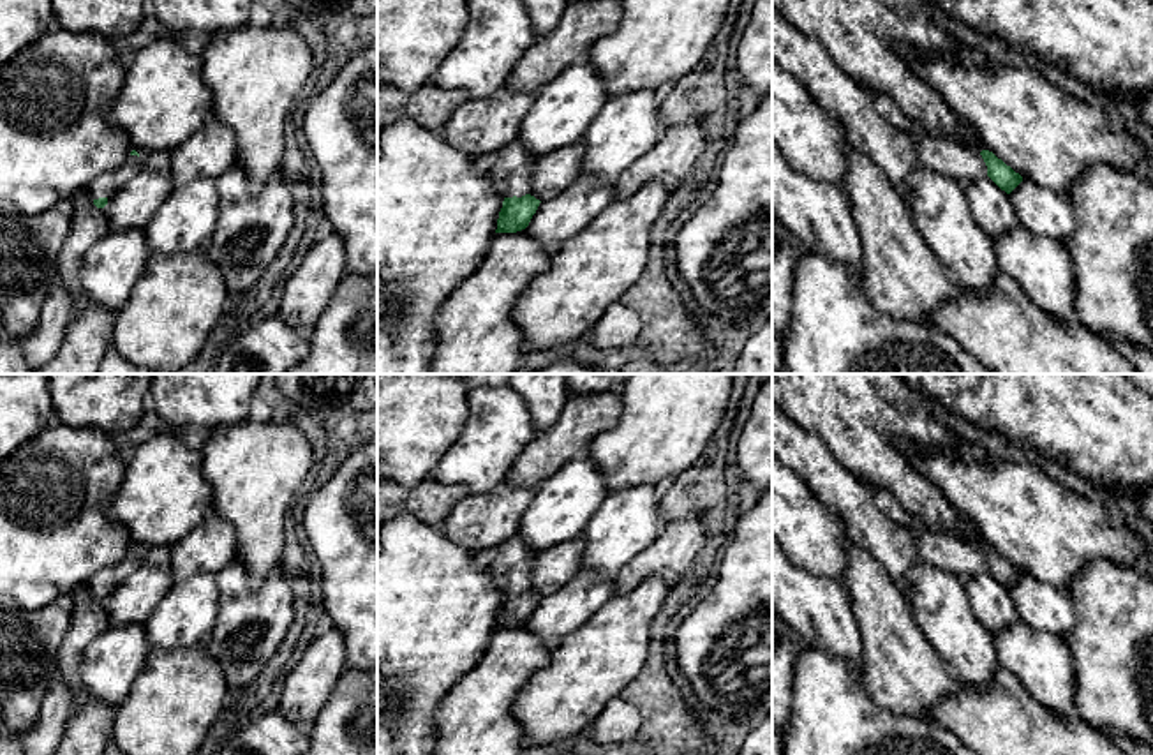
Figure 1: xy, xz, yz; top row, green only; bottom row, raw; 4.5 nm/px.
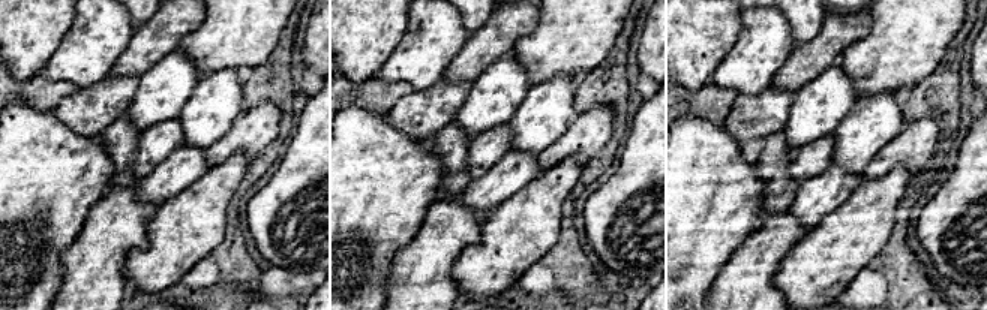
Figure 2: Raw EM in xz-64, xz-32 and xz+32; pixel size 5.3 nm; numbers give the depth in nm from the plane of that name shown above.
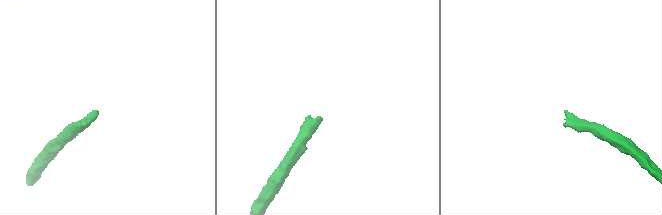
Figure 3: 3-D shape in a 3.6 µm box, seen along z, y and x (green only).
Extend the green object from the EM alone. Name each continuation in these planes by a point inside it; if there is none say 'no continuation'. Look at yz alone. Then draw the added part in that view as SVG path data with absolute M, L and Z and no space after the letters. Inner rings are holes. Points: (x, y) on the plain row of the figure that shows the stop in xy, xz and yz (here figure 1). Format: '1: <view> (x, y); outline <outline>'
1: yz (949, 553); outline M869 485L867 489L887 519L910 527L917 534L917 550L922 561L961 580L987 572L987 561L975 542L913 522L889 490Z

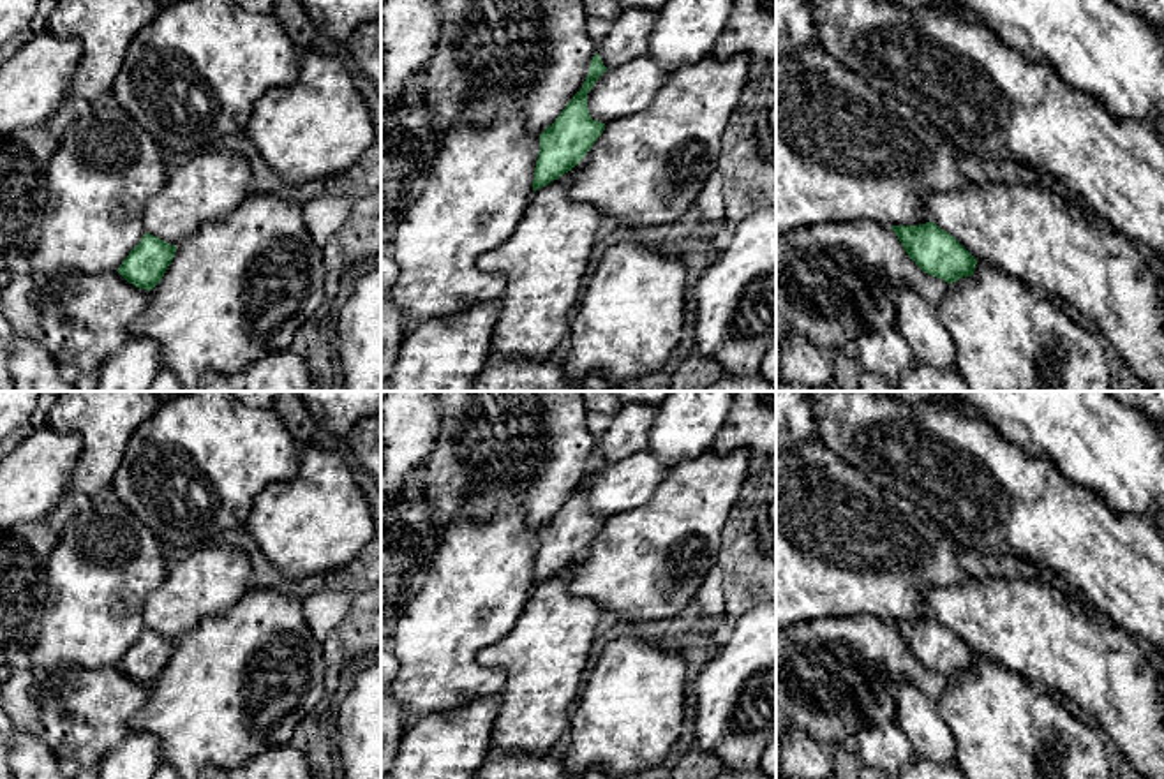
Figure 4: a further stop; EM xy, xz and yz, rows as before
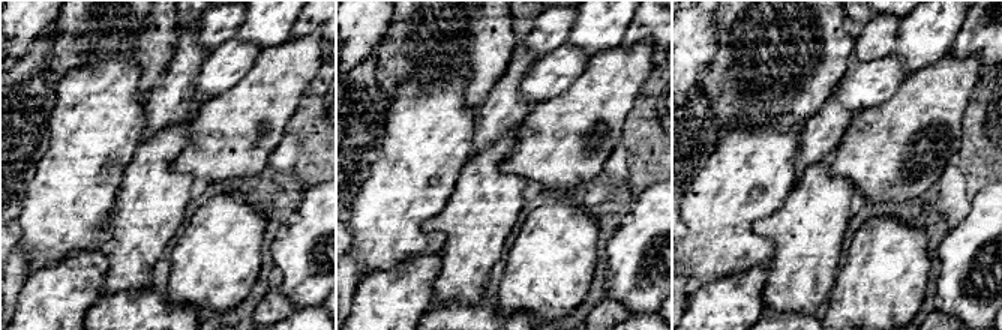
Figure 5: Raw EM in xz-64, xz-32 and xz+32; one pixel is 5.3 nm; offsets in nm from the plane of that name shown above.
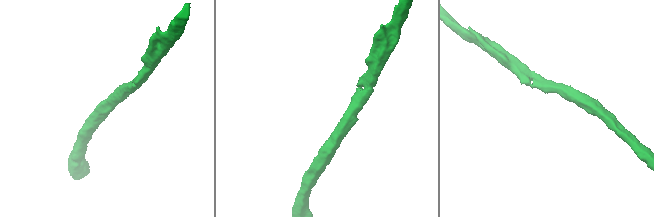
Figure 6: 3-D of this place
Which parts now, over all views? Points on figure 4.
no continuation

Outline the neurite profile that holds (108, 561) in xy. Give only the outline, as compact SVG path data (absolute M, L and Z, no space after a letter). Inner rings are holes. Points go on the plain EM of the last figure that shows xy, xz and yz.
M95 499L71 516L48 562L48 603L26 659L37 680L48 682L60 668L116 666L145 631L145 599L168 569L168 550L157 534L120 501Z

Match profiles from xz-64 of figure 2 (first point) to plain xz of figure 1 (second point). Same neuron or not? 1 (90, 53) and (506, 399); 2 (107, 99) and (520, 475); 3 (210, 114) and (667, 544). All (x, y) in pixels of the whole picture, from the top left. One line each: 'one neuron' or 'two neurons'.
1: one neuron
2: two neurons
3: two neurons

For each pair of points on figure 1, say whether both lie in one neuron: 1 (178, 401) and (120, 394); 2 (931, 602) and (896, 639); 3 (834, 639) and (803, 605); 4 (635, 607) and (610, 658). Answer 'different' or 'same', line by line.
1: different
2: different
3: same
4: same

